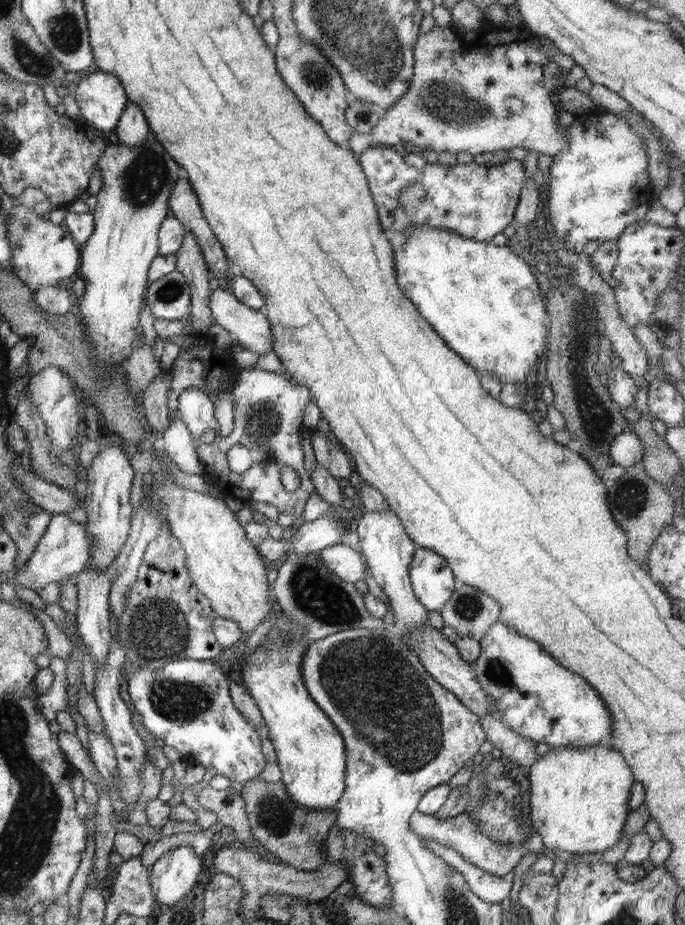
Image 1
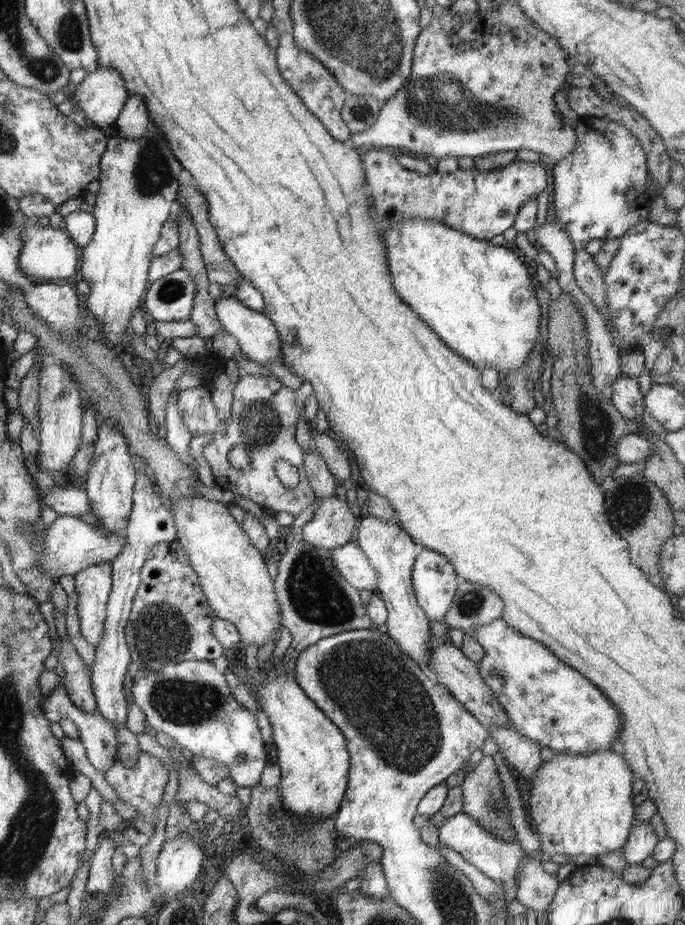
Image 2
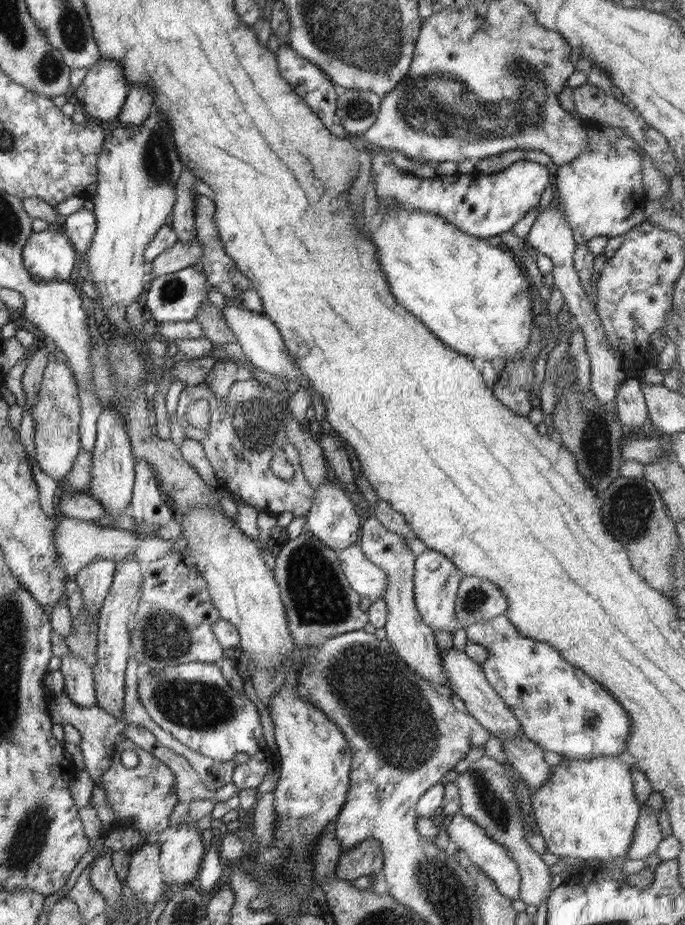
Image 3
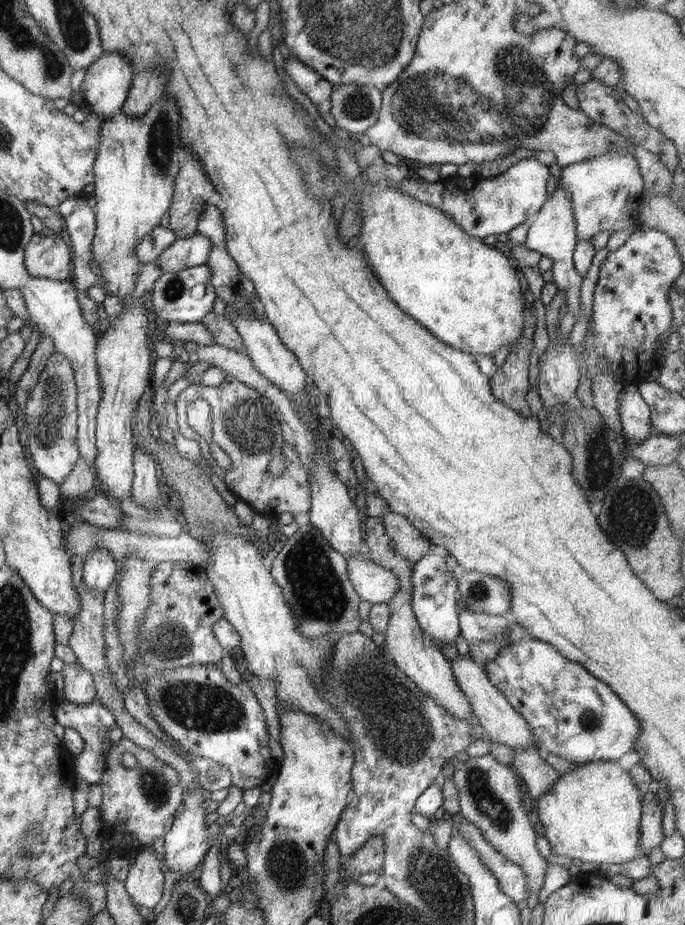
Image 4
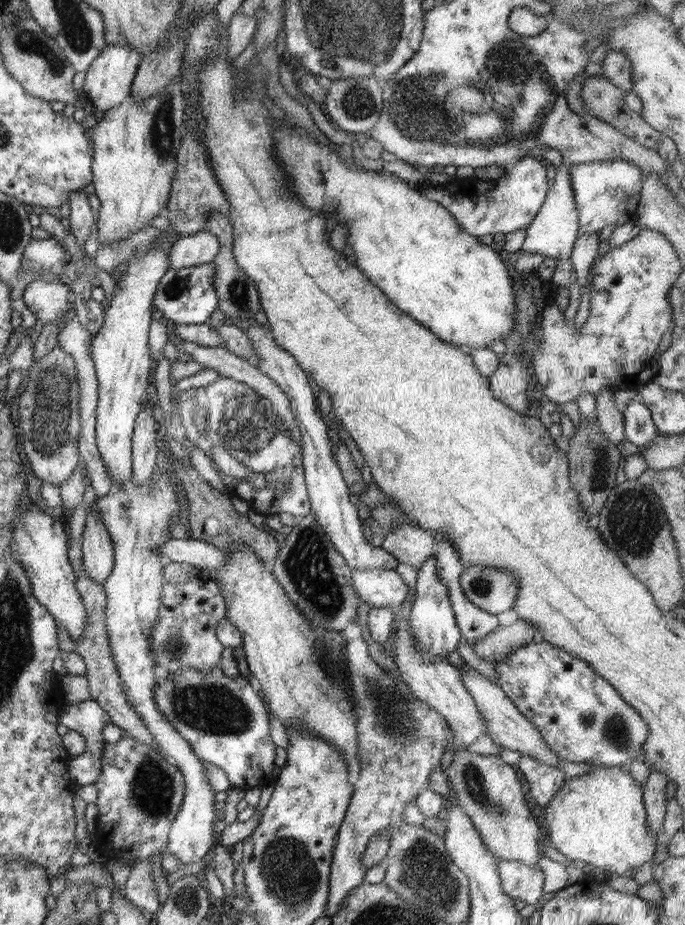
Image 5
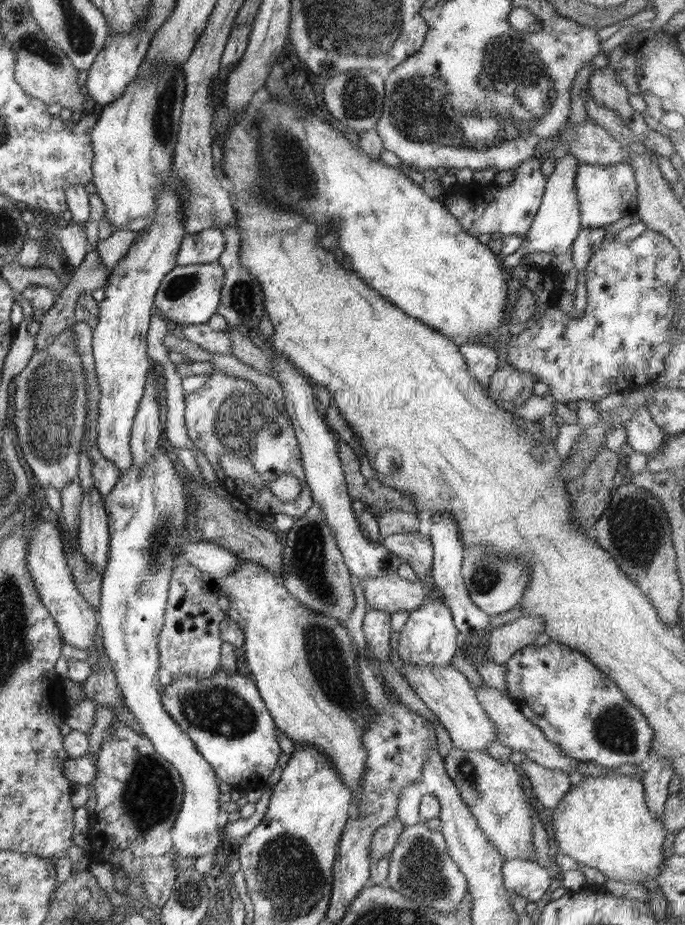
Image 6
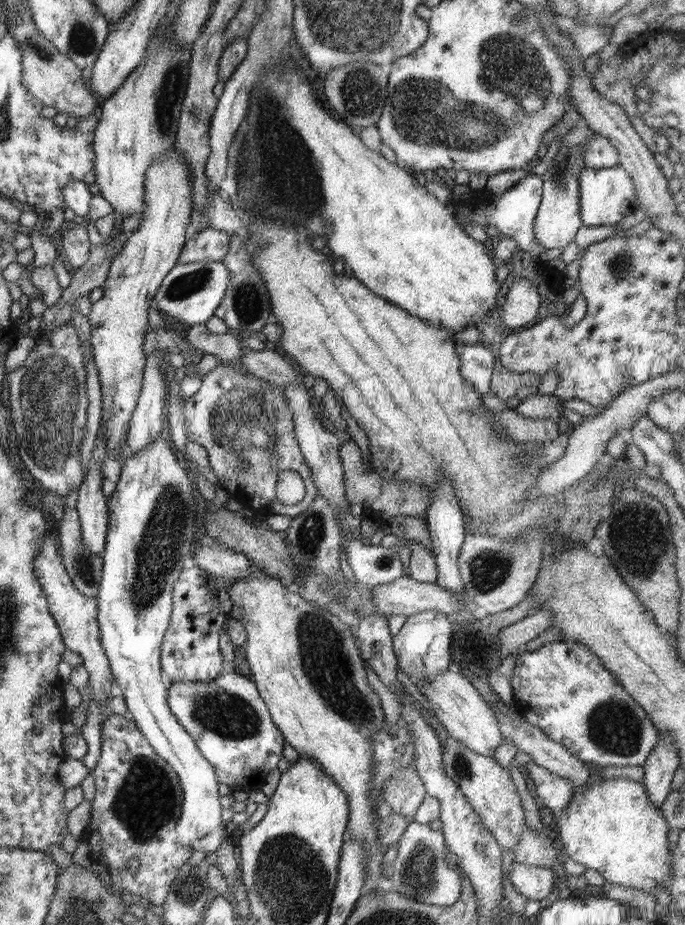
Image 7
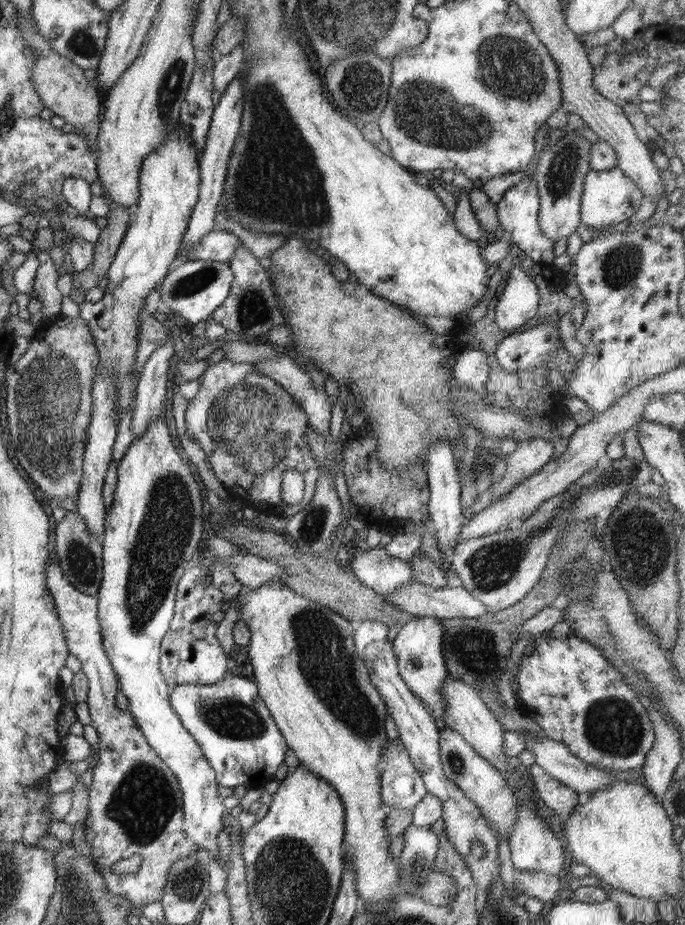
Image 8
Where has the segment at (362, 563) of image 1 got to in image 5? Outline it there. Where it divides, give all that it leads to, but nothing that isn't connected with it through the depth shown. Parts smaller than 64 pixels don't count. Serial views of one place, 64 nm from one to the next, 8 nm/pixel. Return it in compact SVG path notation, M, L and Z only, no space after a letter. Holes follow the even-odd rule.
M386 568L352 570L351 583L361 600L376 608L397 610L402 602L406 602L408 598L412 600L412 596L414 596L412 590L402 581L400 574L396 570L386 570Z

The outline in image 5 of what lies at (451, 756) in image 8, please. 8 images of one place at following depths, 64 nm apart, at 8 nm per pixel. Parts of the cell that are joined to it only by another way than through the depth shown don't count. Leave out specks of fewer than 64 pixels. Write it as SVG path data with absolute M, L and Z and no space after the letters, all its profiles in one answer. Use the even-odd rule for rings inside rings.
M466 749L454 752L446 770L457 802L480 831L482 841L493 854L502 860L516 860L526 865L538 865L537 848L540 828L532 815L532 803L526 800L516 766L505 764L497 756L474 754Z

